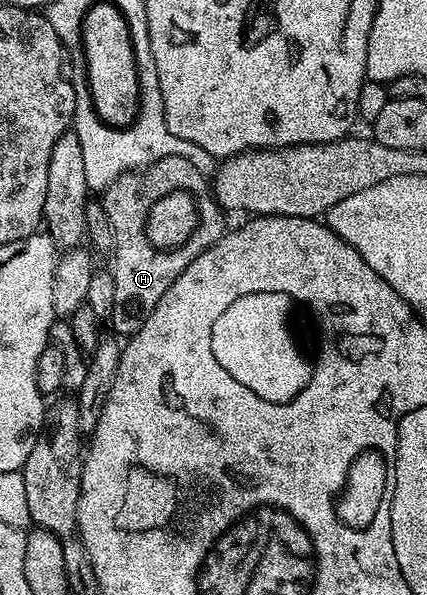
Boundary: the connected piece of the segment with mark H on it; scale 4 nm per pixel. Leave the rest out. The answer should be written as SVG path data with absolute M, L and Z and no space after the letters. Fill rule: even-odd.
M168 156L159 162L149 164L146 168L136 168L133 172L124 172L111 186L107 186L100 197L102 206L105 207L107 221L114 234L114 250L112 252L113 266L111 273L114 278L115 300L111 315L113 322L112 331L118 337L128 338L135 335L151 318L151 310L163 298L163 294L169 292L171 282L203 254L215 242L225 237L227 223L225 224L226 209L217 202L216 196L211 191L210 181L206 173L195 170L187 158ZM173 191L185 191L192 193L197 202L198 222L195 233L180 248L172 251L161 251L155 245L149 244L145 236L145 223L148 212L155 202L159 202L164 195Z

